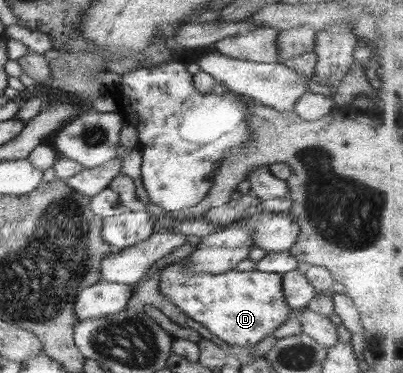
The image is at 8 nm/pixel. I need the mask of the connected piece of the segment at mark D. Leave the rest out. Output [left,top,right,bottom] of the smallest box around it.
[157,259,292,346]

